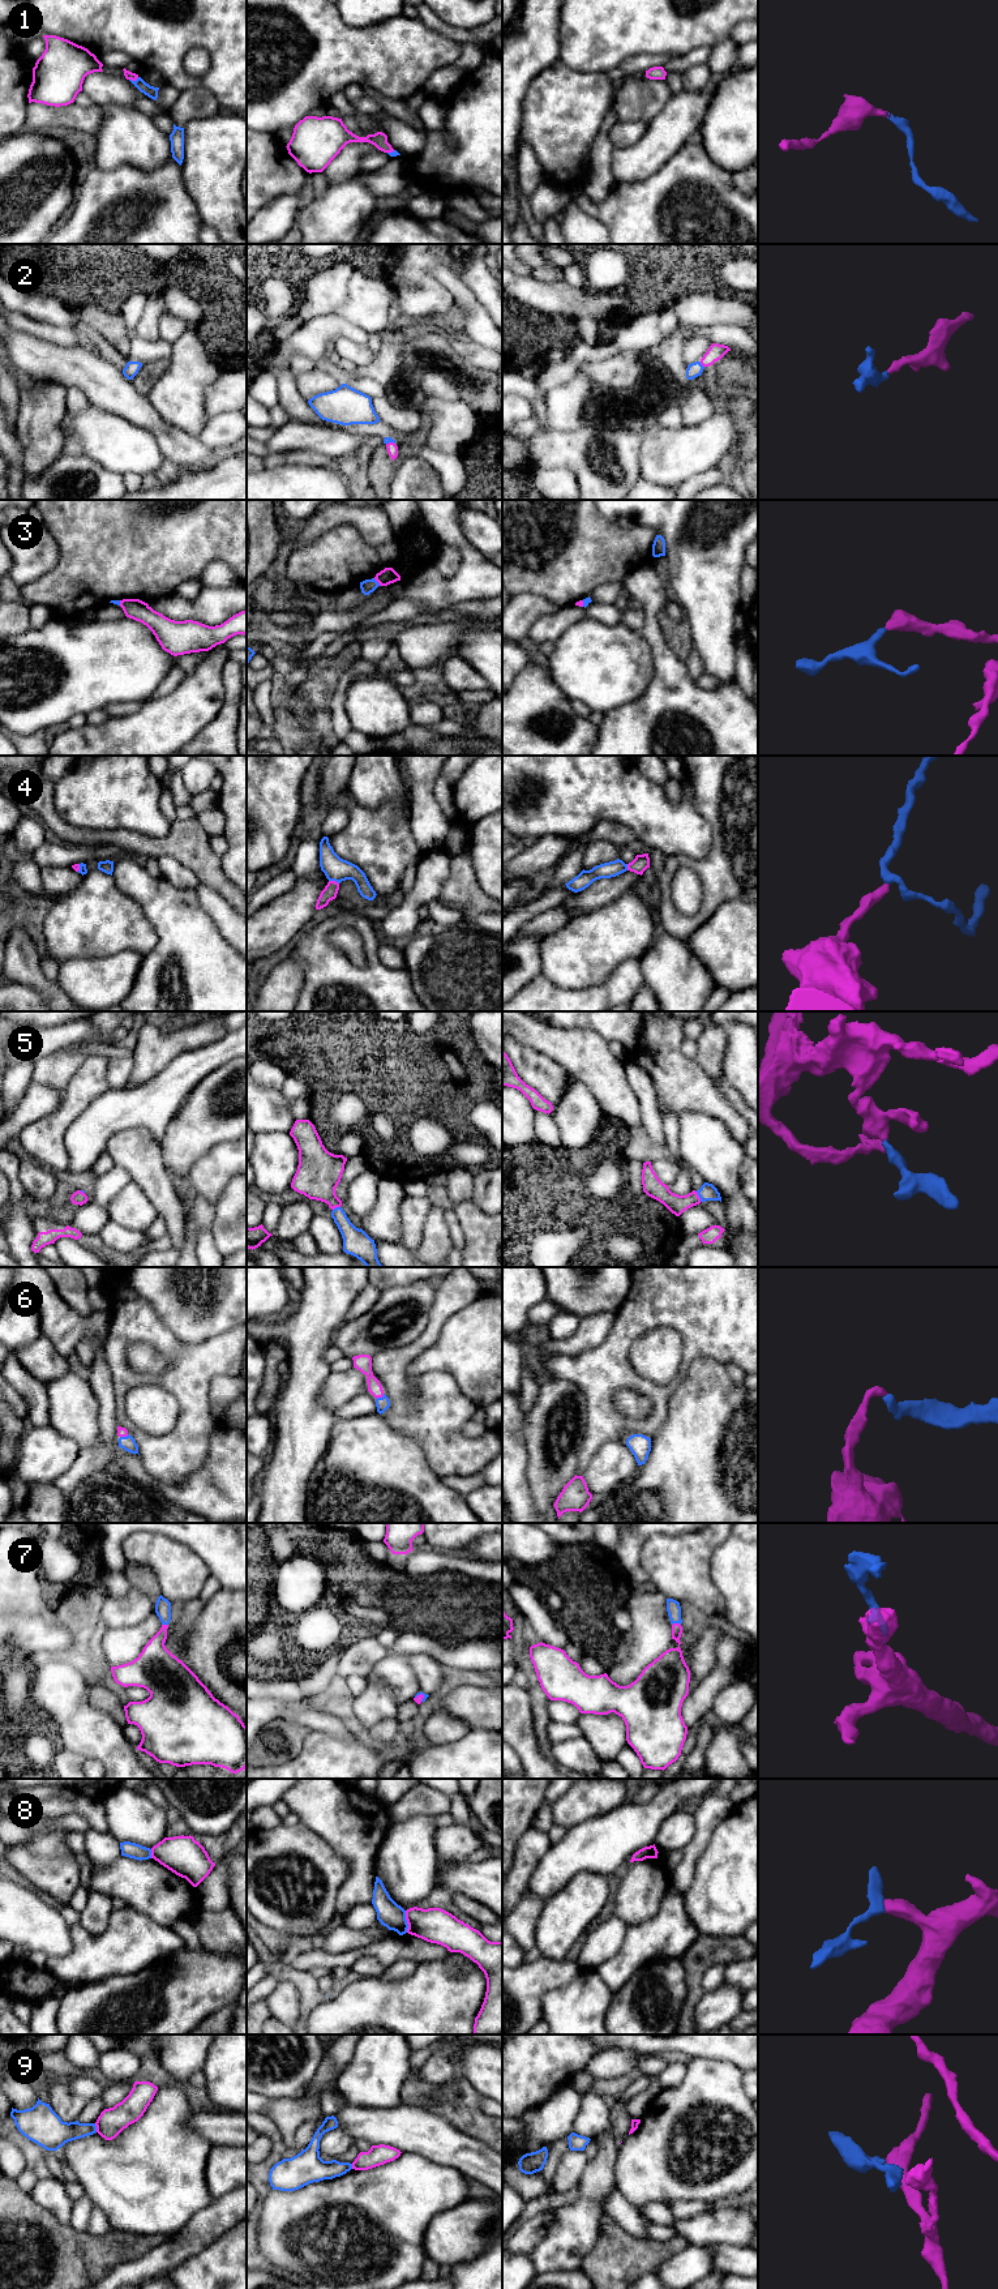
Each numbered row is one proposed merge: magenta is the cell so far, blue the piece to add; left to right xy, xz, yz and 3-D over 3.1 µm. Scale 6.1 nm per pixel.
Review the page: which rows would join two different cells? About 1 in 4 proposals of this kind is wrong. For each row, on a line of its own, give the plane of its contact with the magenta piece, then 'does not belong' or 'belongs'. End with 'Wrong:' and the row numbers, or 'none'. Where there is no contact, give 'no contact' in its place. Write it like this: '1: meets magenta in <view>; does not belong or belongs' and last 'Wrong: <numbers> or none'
1: meets magenta in xy; belongs
2: meets magenta in yz; belongs
3: meets magenta in xz; belongs
4: meets magenta in xz; belongs
5: meets magenta in yz; belongs
6: meets magenta in xz; belongs
7: meets magenta in yz; belongs
8: meets magenta in xz; does not belong
9: meets magenta in xy; does not belong
Wrong: 8, 9

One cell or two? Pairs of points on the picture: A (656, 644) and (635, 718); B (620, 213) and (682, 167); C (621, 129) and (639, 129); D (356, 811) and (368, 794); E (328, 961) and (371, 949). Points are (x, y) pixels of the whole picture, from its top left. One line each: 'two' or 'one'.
A: one
B: one
C: one
D: two
E: one

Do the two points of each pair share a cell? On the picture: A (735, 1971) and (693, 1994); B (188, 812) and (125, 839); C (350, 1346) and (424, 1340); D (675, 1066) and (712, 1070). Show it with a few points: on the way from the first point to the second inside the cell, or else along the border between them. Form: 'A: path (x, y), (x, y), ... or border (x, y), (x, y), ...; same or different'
A: border (744, 1959), (725, 1966); different
B: border (195, 817), (178, 820); different
C: border (428, 1317), (425, 1329), (416, 1338), (381, 1351); different
D: border (693, 1060), (719, 1086), (725, 1087); different

